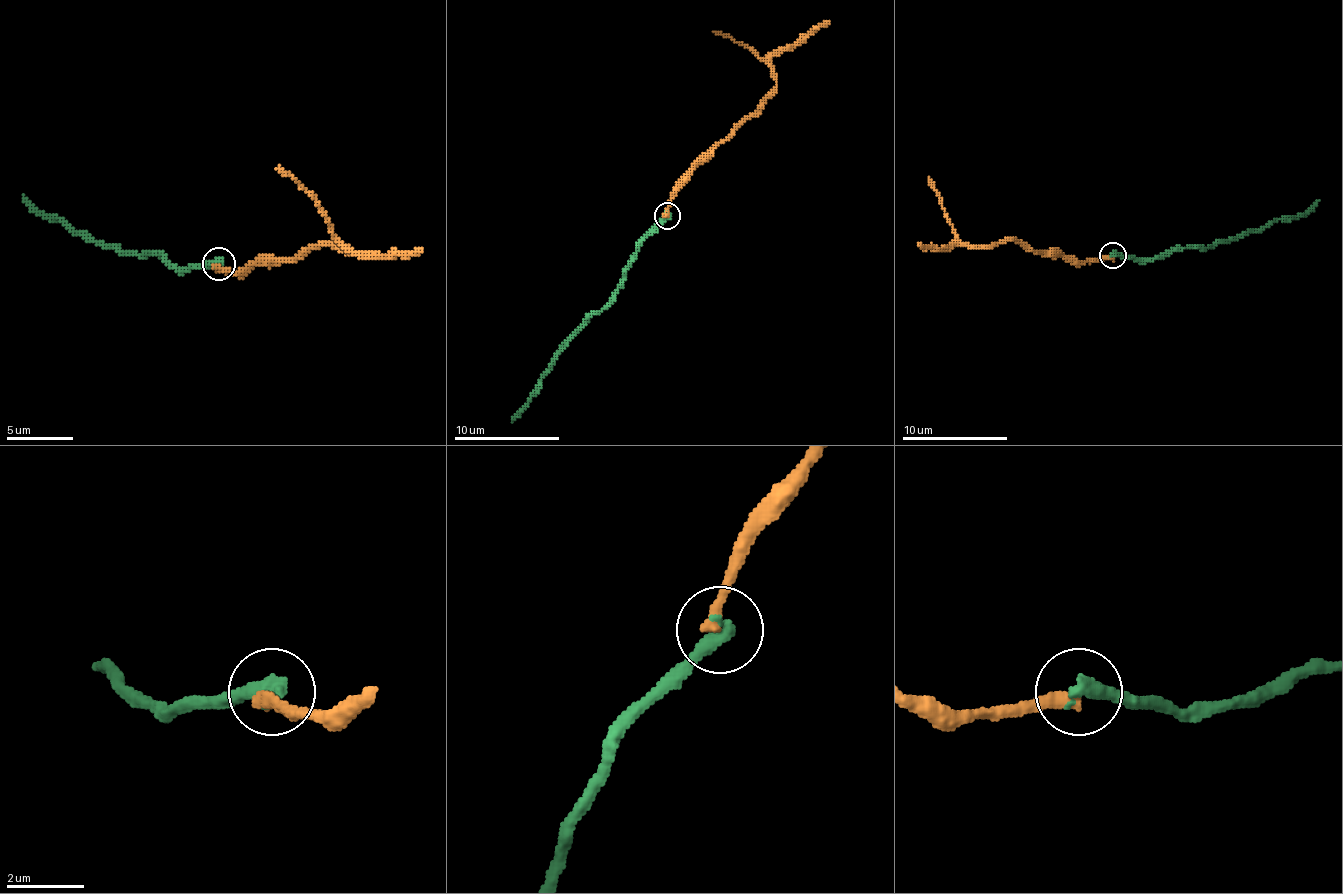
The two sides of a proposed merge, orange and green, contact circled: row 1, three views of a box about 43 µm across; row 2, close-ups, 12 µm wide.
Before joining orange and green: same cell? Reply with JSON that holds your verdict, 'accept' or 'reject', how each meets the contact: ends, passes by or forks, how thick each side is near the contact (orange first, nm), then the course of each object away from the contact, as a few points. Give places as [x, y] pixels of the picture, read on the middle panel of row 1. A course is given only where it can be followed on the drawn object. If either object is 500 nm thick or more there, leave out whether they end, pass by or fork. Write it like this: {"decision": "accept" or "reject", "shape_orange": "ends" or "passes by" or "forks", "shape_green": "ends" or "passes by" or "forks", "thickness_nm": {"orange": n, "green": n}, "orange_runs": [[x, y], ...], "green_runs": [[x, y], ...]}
{"decision": "accept", "shape_orange": "ends", "shape_green": "ends", "thickness_nm": {"orange": 360, "green": 440}, "orange_runs": [[668, 216], [673, 190], [773, 89], [776, 74], [750, 47], [713, 31]], "green_runs": [[668, 216], [639, 245], [618, 293], [591, 317], [541, 380], [528, 406], [512, 422]]}

